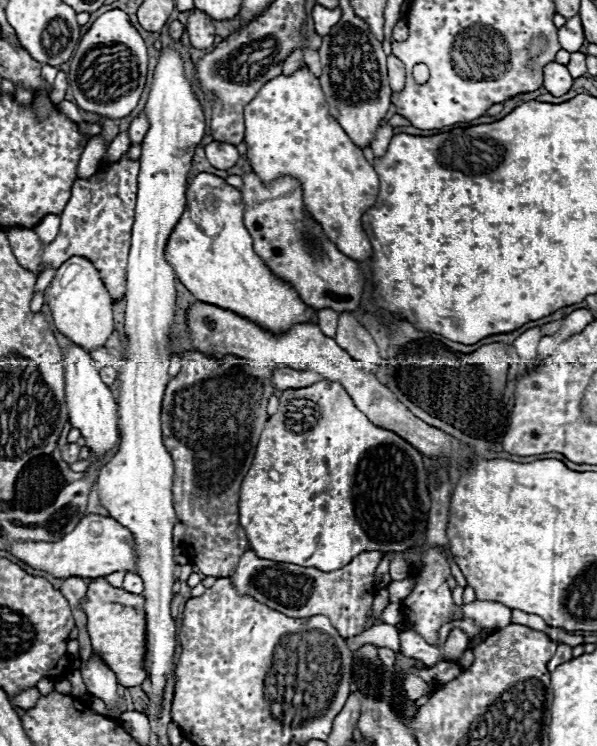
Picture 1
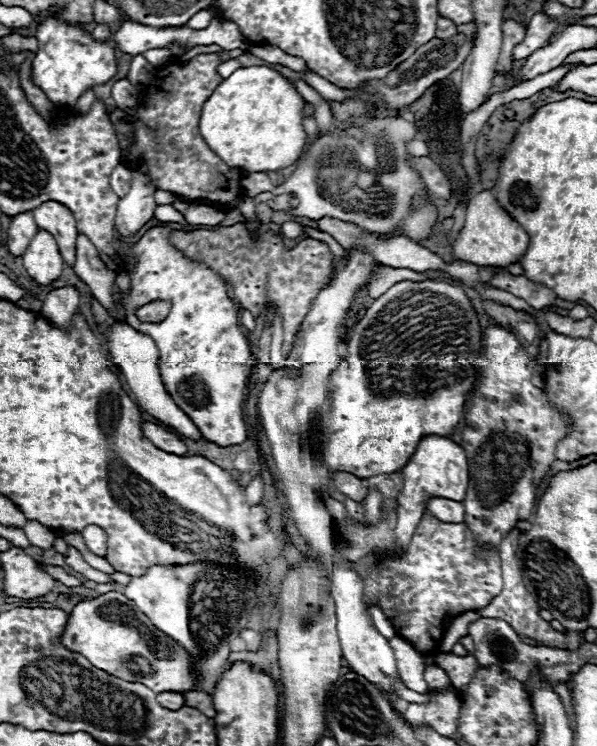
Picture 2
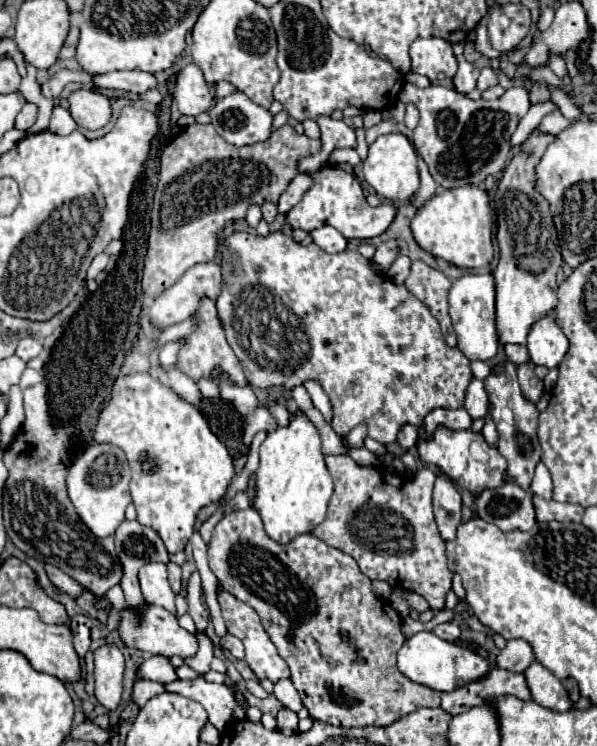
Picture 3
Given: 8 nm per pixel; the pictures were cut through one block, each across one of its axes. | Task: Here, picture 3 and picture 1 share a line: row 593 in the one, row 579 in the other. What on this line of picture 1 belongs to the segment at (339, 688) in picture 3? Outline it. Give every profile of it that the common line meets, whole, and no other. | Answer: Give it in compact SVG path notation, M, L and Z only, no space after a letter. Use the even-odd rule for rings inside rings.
M252 550L240 556L236 570L228 576L238 594L250 596L268 608L274 608L292 618L328 616L332 626L342 638L356 636L364 630L368 610L374 598L374 570L382 560L382 552L362 552L350 564L334 572L320 572L316 568L304 568L296 564L272 562L258 558Z

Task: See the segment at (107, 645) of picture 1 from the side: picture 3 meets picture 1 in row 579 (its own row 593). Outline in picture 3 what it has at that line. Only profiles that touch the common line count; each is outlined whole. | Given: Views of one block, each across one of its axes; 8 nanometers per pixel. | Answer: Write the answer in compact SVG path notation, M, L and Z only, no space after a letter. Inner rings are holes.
M45 382L24 390L26 420L22 432L12 442L8 456L12 464L6 464L10 476L4 488L4 526L8 538L28 556L40 562L58 566L78 584L86 586L92 594L104 596L110 586L120 582L122 566L116 556L114 538L94 536L74 512L74 506L66 494L66 444L78 434L75 426L54 427L46 402Z

